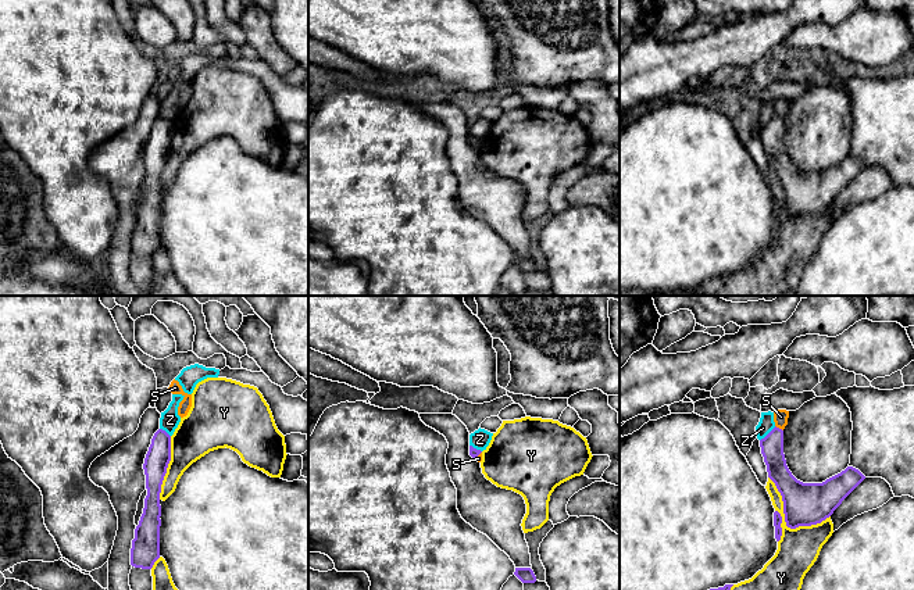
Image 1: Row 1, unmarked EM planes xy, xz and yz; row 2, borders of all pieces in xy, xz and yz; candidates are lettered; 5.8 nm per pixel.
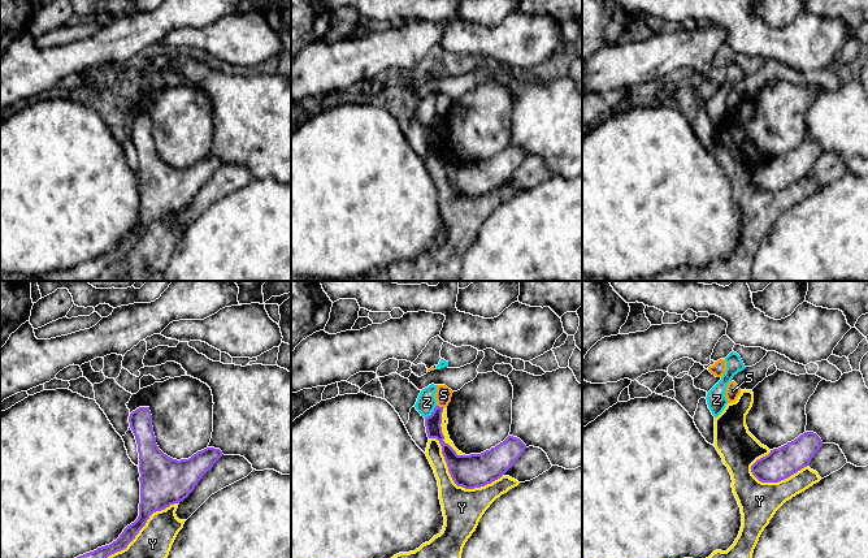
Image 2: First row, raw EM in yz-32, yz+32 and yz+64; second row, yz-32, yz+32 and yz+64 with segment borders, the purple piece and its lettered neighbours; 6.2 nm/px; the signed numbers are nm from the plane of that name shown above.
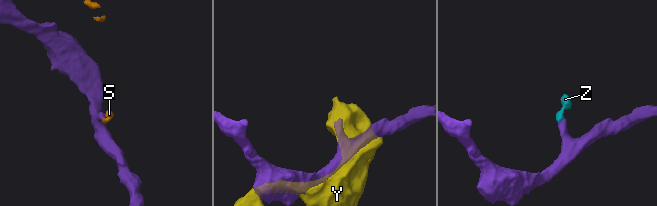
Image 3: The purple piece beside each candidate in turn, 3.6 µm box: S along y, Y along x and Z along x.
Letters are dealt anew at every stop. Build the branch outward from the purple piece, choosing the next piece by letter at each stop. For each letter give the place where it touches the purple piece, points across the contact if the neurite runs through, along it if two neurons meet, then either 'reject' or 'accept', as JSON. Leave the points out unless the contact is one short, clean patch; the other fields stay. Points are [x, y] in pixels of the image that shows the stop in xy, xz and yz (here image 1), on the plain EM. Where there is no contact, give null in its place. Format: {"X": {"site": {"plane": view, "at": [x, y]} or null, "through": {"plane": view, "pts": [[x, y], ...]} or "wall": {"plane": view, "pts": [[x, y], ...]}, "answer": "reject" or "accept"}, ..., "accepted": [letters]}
{"S": {"site": {"plane": "yz", "at": [778, 117]}, "wall": {"plane": "yz", "pts": [[775, 114], [782, 120]]}, "answer": "reject"}, "Y": {"site": {"plane": "yz", "at": [785, 210]}, "answer": "reject"}, "Z": {"site": {"plane": "yz", "at": [768, 122]}, "wall": {"plane": "yz", "pts": [[775, 115], [760, 129]]}, "answer": "reject"}, "accepted": []}

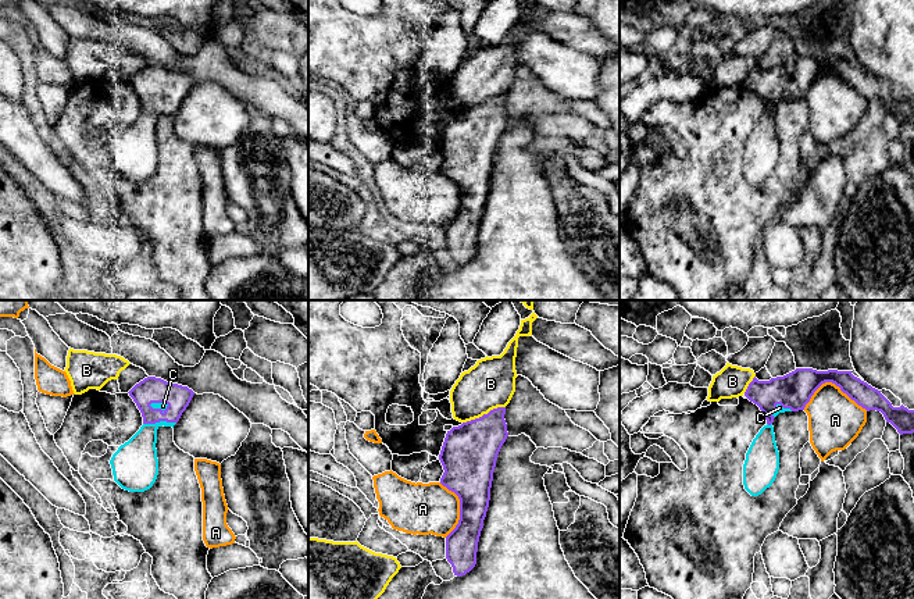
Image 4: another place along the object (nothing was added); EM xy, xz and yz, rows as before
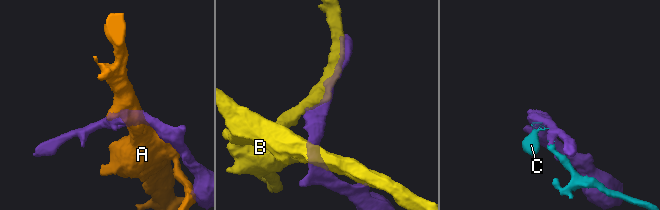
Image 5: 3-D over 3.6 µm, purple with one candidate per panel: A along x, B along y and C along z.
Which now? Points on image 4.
{"A": {"site": {"plane": "yz", "at": [834, 71]}, "answer": "reject"}, "B": {"site": {"plane": "xz", "at": [484, 103]}, "answer": "reject"}, "C": {"site": {"plane": "xy", "at": [159, 110]}, "answer": "accept"}, "accepted": ["C"]}

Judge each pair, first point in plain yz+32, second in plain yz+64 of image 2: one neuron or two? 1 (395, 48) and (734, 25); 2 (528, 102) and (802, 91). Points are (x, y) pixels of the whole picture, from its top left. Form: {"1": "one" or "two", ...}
{"1": "two", "2": "two"}

